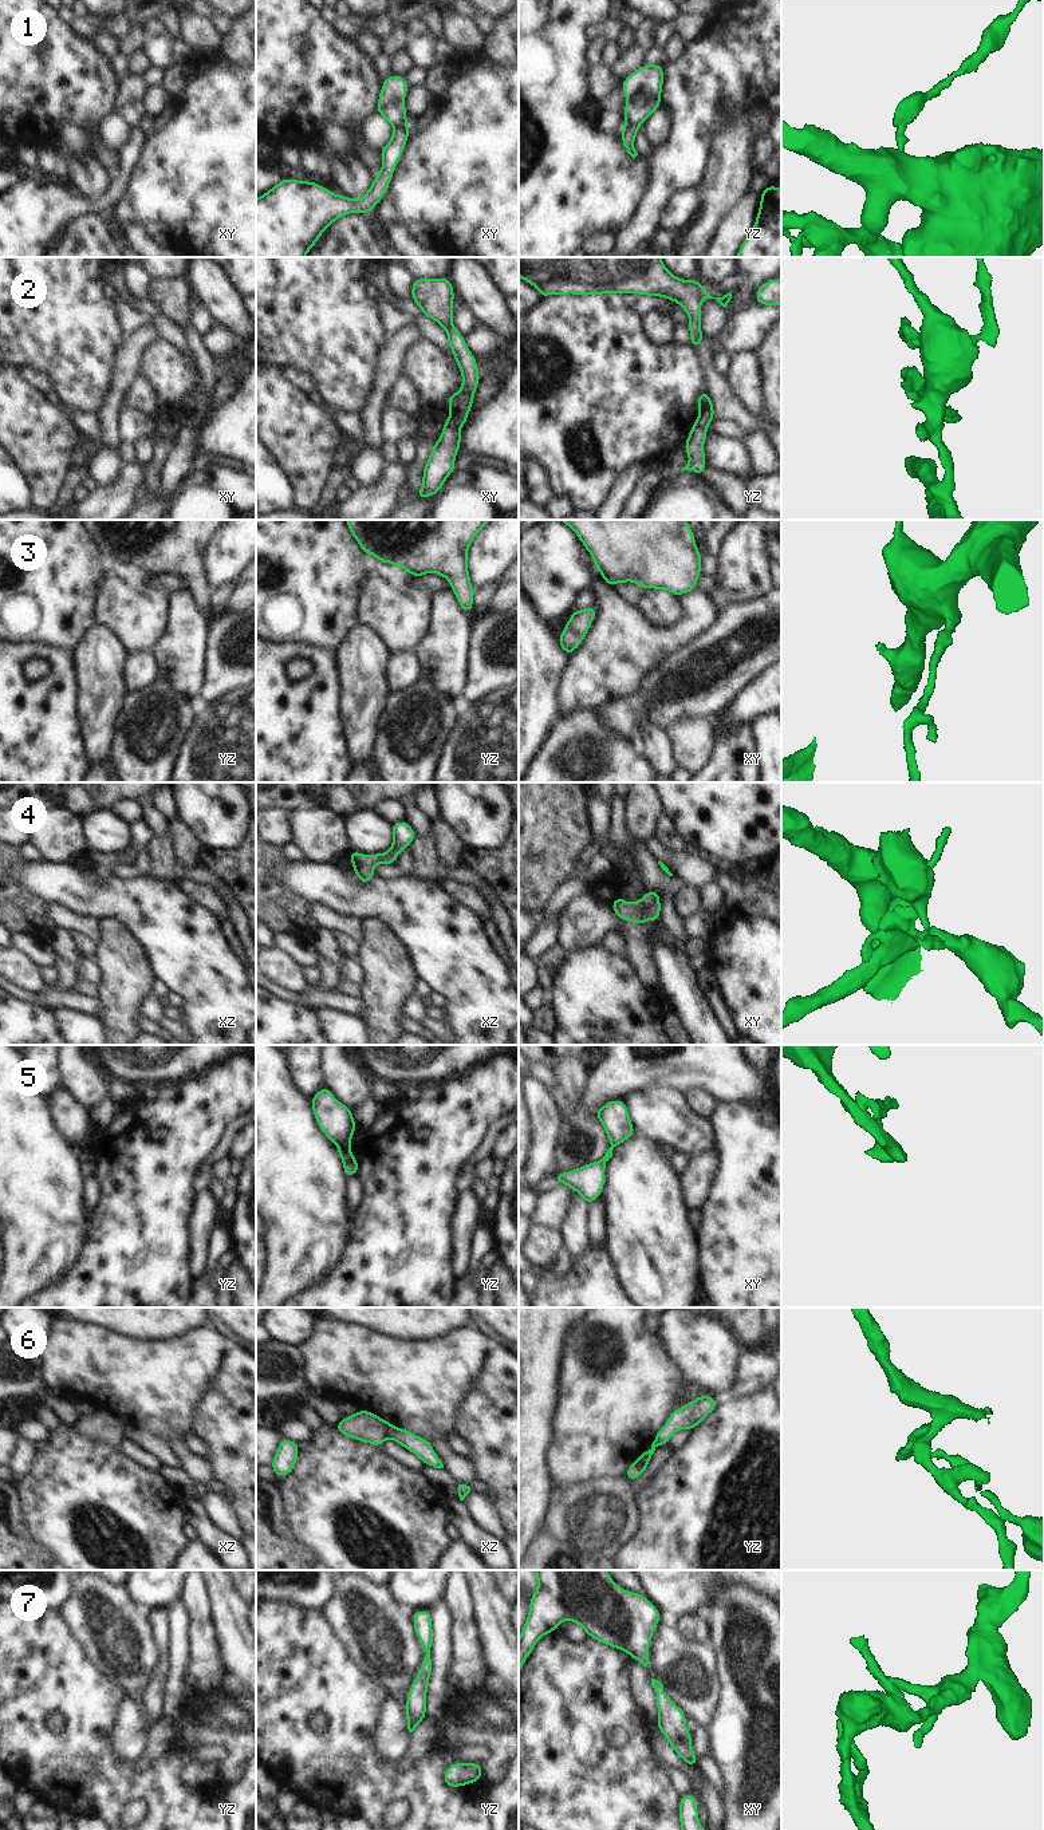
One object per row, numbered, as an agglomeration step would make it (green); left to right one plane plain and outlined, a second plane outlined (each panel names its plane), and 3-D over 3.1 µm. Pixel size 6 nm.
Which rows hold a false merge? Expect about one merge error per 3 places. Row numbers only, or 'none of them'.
1, 2, 5, 6

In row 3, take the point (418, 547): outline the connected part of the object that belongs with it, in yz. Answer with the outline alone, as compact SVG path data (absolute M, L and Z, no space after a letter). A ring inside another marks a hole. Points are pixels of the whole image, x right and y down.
M346 520L347 529L358 541L363 553L373 555L379 563L389 563L414 577L425 573L441 575L450 583L452 591L465 612L473 611L473 596L468 569L468 551L476 535L491 520Z

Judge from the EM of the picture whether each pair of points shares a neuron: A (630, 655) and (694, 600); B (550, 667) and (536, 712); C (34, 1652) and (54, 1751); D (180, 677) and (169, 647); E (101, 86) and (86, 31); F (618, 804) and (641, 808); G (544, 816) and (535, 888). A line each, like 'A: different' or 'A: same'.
A: same
B: same
C: same
D: same
E: different
F: different
G: same

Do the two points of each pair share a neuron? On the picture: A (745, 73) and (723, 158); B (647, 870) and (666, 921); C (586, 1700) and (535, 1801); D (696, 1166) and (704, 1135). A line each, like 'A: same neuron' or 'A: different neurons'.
A: different neurons
B: same neuron
C: same neuron
D: different neurons

